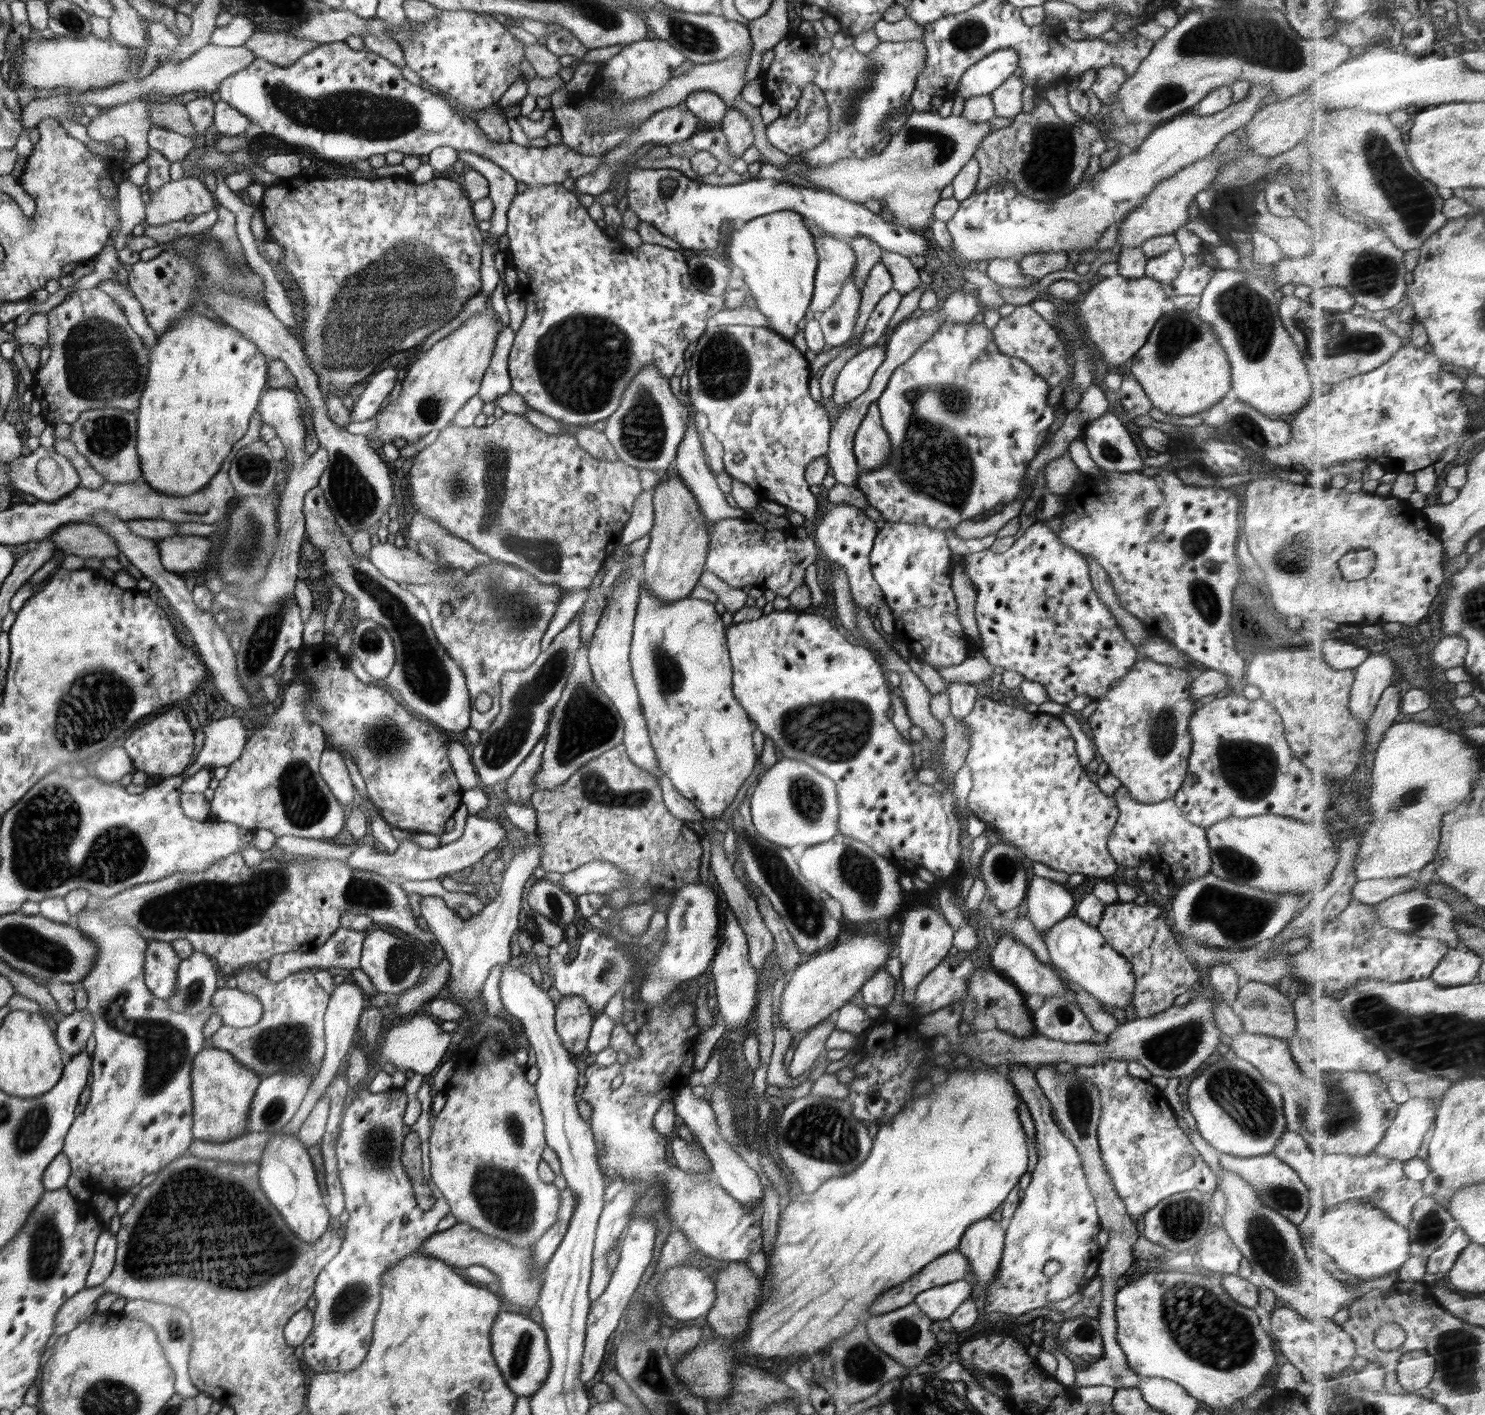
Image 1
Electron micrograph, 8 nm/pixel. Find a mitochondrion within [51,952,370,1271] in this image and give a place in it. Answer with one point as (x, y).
(166, 1047)

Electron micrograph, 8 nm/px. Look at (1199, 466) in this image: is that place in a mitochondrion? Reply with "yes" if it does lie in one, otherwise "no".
no

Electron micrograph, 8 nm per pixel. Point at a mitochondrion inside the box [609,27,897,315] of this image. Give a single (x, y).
(849, 112)

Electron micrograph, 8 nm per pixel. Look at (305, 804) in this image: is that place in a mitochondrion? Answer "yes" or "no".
yes

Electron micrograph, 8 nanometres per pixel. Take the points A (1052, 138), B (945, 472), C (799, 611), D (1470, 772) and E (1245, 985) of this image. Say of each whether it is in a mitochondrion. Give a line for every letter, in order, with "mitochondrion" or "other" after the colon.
A: mitochondrion
B: mitochondrion
C: other
D: other
E: other

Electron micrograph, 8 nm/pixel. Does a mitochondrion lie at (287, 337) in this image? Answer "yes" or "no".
no

